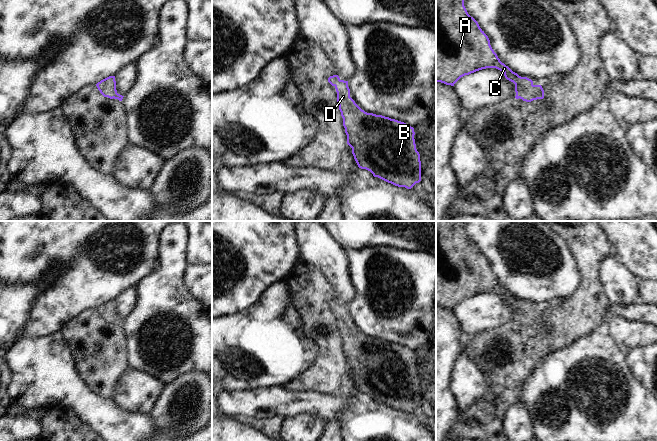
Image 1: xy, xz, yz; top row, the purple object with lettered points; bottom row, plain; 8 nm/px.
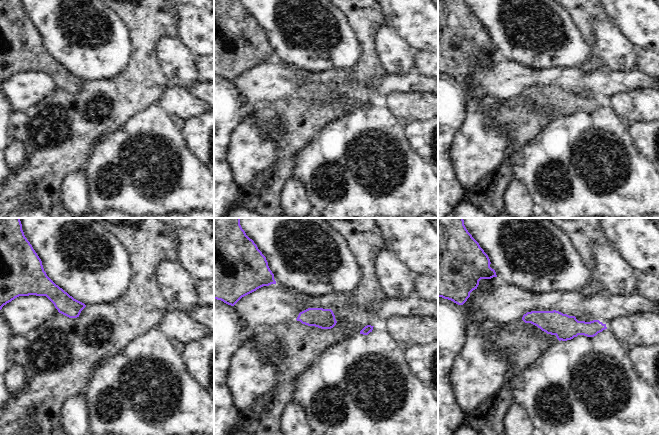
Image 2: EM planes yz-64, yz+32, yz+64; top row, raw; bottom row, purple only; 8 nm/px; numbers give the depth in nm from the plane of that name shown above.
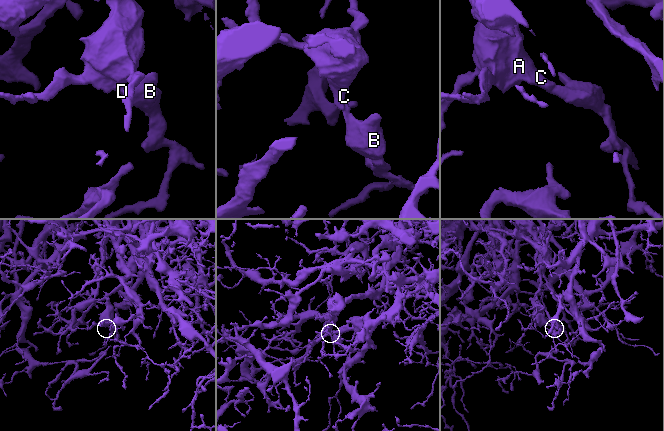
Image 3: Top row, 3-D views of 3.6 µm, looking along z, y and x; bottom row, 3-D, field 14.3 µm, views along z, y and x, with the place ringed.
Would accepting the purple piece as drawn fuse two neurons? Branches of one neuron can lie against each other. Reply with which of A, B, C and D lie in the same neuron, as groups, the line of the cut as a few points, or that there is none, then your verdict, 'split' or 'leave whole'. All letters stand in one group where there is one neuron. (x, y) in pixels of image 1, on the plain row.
A B C D | no cut | leave whole

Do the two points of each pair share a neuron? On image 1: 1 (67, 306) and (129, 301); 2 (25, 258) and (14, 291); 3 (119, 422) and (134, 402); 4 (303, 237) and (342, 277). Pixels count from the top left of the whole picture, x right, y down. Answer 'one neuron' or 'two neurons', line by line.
1: two neurons
2: two neurons
3: two neurons
4: one neuron

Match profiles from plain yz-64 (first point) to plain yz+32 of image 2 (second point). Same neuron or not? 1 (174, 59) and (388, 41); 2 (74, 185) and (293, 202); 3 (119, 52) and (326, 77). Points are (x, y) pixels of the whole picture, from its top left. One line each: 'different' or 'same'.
1: same
2: same
3: different

